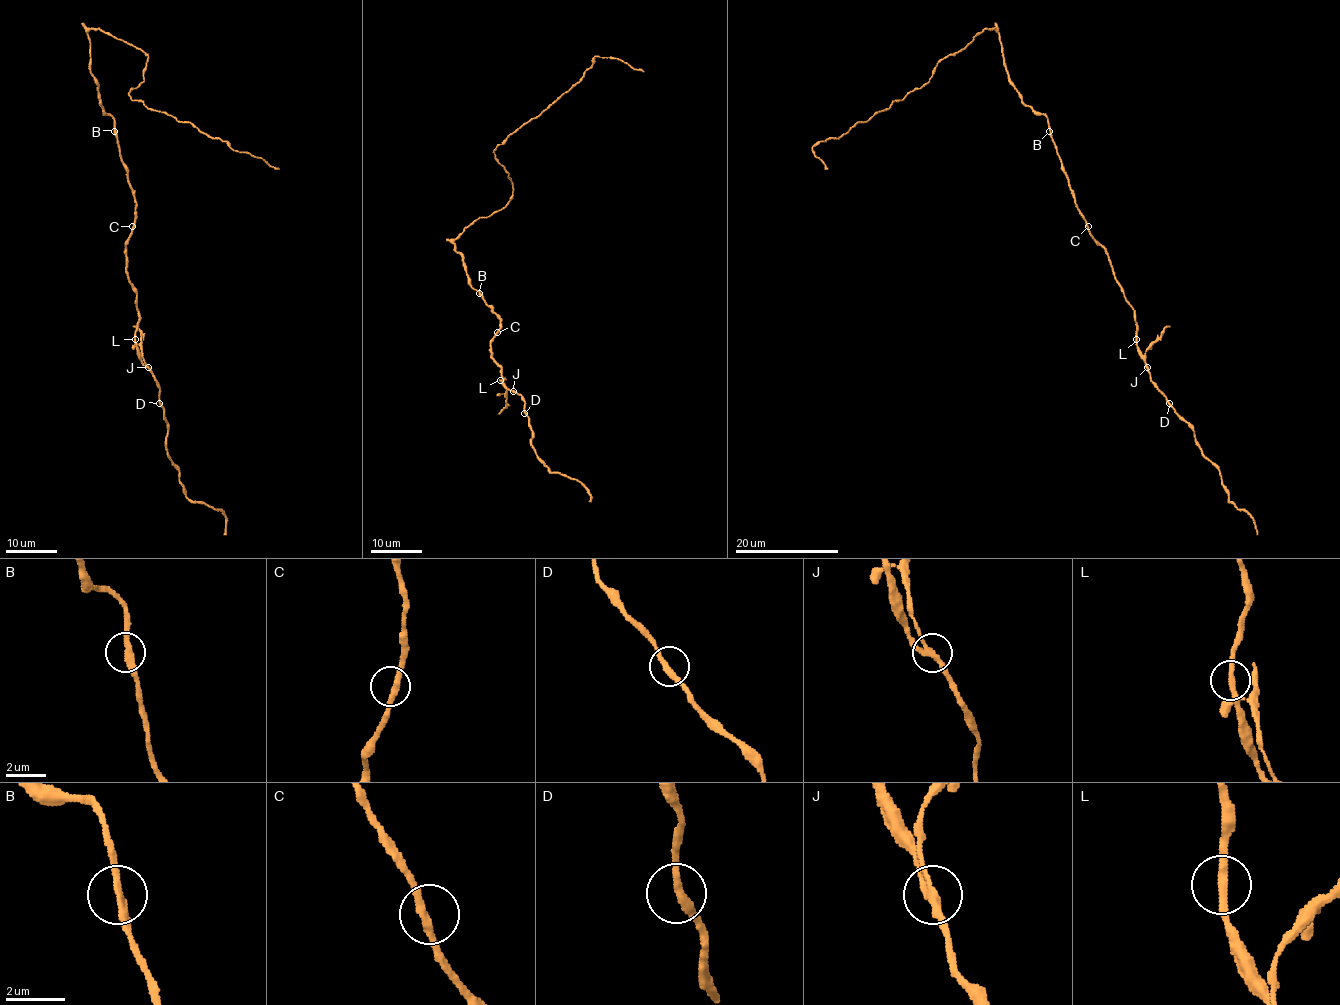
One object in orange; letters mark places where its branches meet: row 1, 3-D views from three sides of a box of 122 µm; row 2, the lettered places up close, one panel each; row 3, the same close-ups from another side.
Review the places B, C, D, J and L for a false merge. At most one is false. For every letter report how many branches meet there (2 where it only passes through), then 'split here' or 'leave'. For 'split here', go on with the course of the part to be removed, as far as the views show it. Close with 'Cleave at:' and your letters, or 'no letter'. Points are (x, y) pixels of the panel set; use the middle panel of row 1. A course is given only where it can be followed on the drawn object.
B: 2 branches meet; leave
C: 2 branches meet; leave
D: 2 branches meet; leave
J: 2 branches meet; split here; foreign part runs (512, 391), (507, 389), (506, 406), (498, 413)
L: 2 branches meet; leave
Cleave at: J

